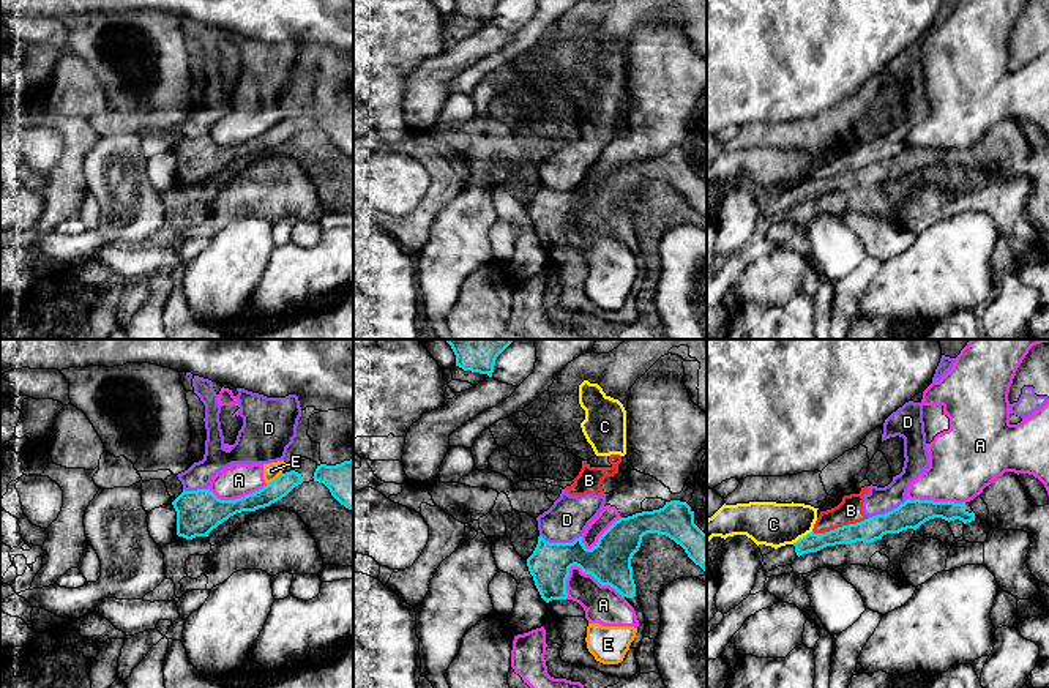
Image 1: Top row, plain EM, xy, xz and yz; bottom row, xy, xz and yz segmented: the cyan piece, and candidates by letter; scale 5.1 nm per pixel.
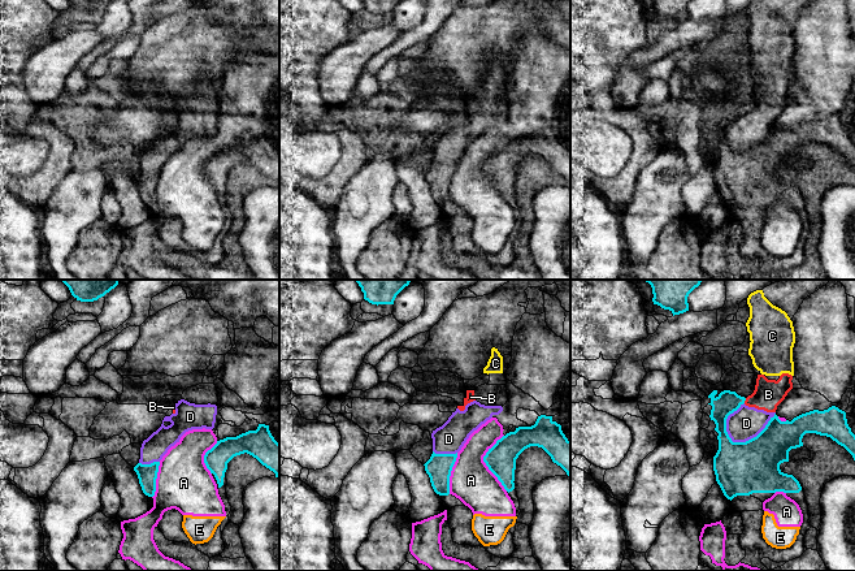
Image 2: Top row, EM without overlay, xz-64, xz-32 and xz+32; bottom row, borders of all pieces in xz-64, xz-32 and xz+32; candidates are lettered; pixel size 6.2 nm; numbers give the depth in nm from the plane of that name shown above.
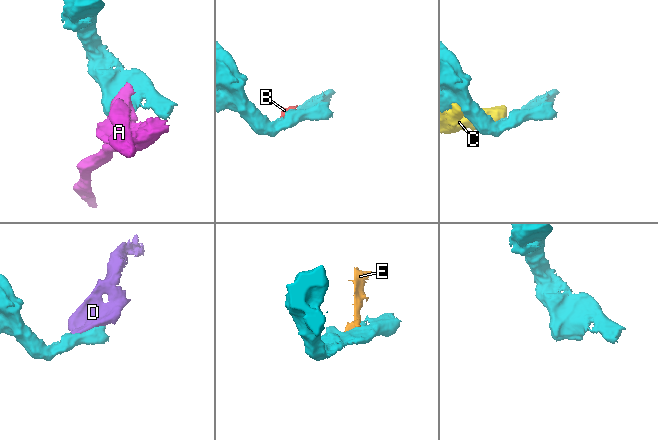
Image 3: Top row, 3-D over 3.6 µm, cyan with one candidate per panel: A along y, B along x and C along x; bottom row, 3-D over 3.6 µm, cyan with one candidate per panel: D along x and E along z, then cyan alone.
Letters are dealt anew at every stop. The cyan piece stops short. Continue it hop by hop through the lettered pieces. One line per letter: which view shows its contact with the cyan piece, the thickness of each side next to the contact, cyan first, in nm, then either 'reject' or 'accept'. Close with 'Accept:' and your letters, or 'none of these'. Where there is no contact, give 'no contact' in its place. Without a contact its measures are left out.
A: contact in xz; calibres 220 and 200 nm; reject
B: contact in yz; calibres 120 and 130 nm; reject
C: contact in yz; calibres 100 and 220 nm; reject
D: contact in xz; calibres 200 and 220 nm; reject
E: contact in xy; calibres 100 and 90 nm; reject
Accept: none of these

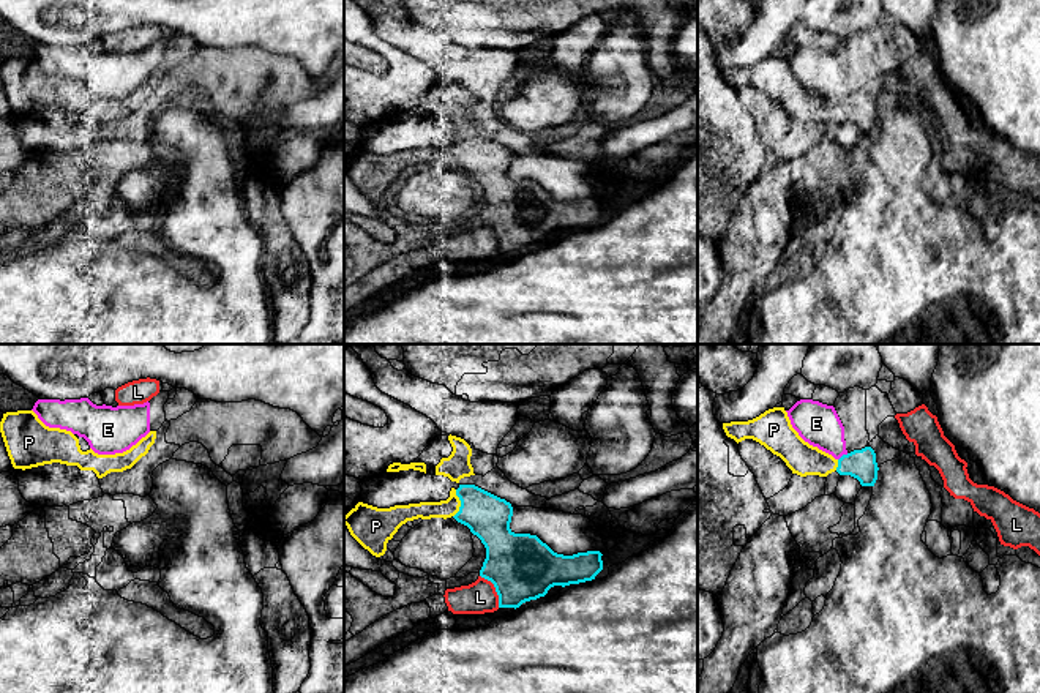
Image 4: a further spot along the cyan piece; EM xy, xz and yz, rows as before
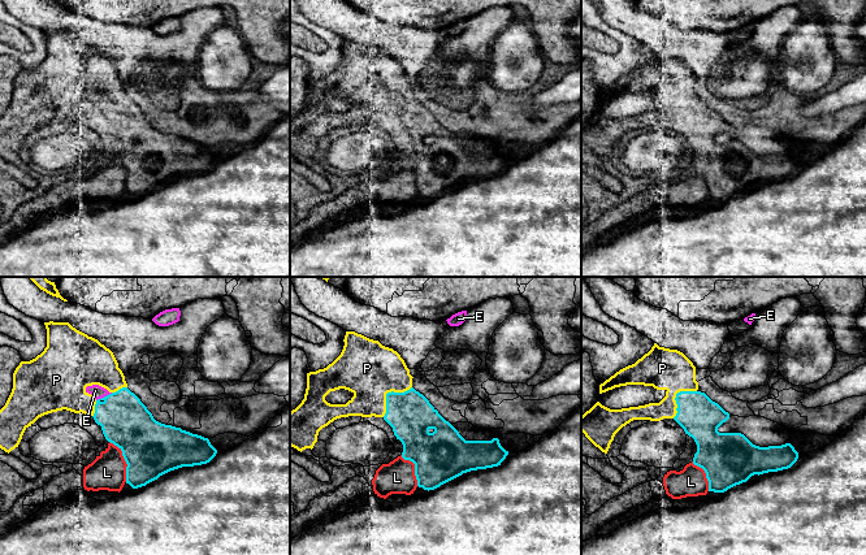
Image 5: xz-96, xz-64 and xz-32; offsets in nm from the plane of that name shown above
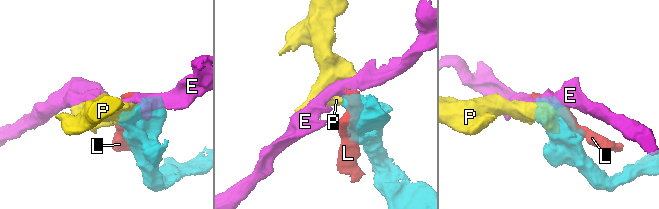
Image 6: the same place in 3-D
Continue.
E: contact in yz; calibres 150 and 220 nm; reject
L: contact in xz; calibres 340 and 170 nm; reject
P: contact in xz; calibres 220 and 100 nm; accept
Accept: P

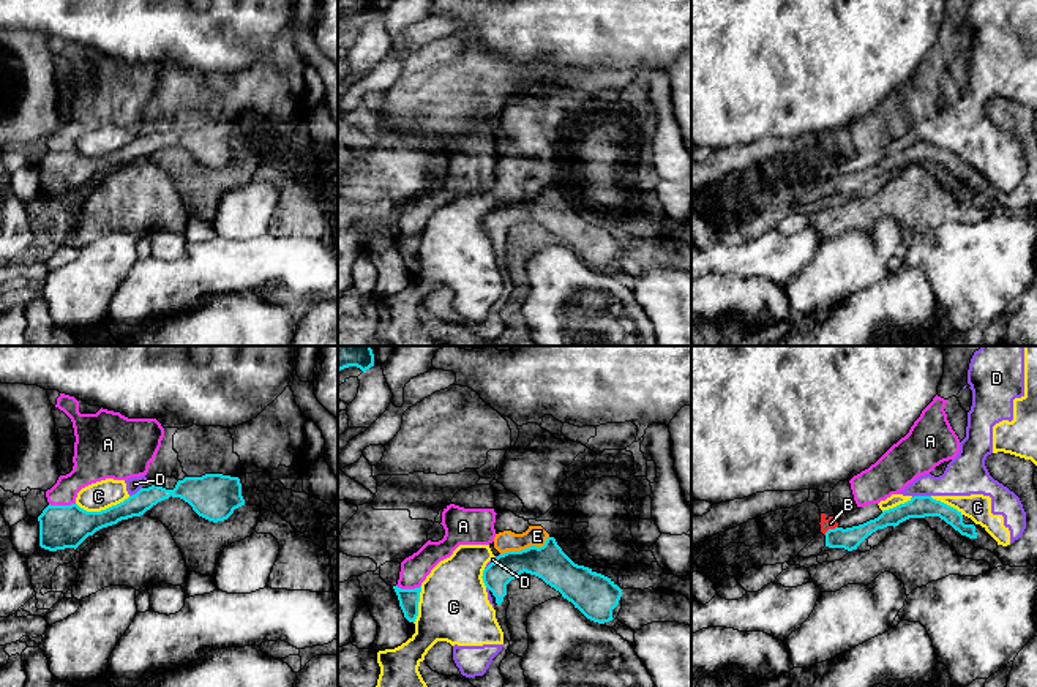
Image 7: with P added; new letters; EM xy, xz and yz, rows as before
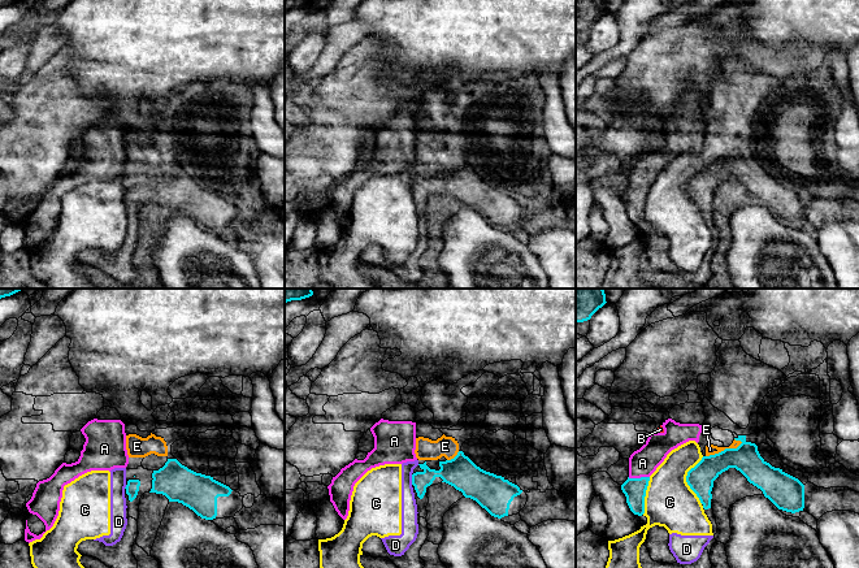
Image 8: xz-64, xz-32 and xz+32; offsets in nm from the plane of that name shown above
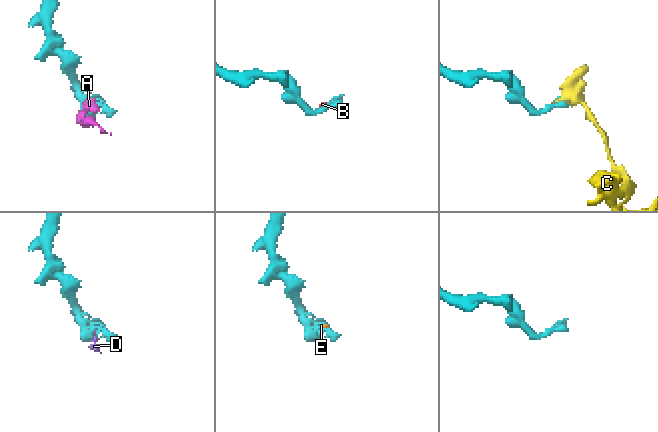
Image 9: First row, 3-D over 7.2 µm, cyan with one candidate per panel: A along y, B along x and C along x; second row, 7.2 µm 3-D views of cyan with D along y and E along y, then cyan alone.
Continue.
A: contact in xy; calibres 220 and 170 nm; reject
B: contact in yz; calibres 110 and 60 nm; reject
C: contact in xy; calibres 220 and 150 nm; reject
D: contact in yz; calibres 110 and 200 nm; reject
E: contact in xz; calibres 180 and 110 nm; reject
Accept: none of these

